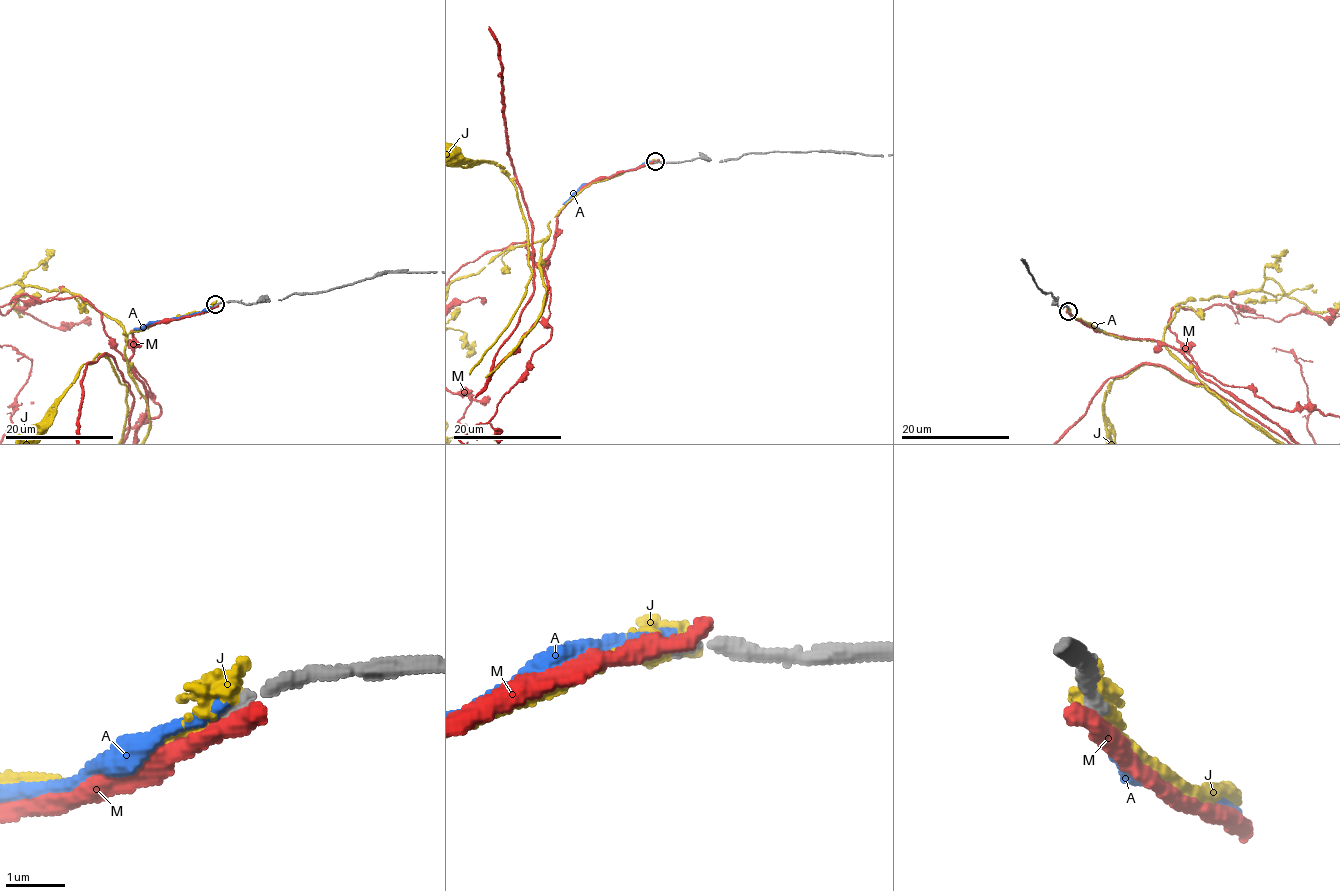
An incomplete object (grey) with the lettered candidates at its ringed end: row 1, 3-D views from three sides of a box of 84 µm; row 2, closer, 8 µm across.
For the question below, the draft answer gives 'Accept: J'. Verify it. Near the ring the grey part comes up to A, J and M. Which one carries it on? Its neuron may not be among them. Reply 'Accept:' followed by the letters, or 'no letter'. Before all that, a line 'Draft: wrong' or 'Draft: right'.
Draft: right
Accept: J

